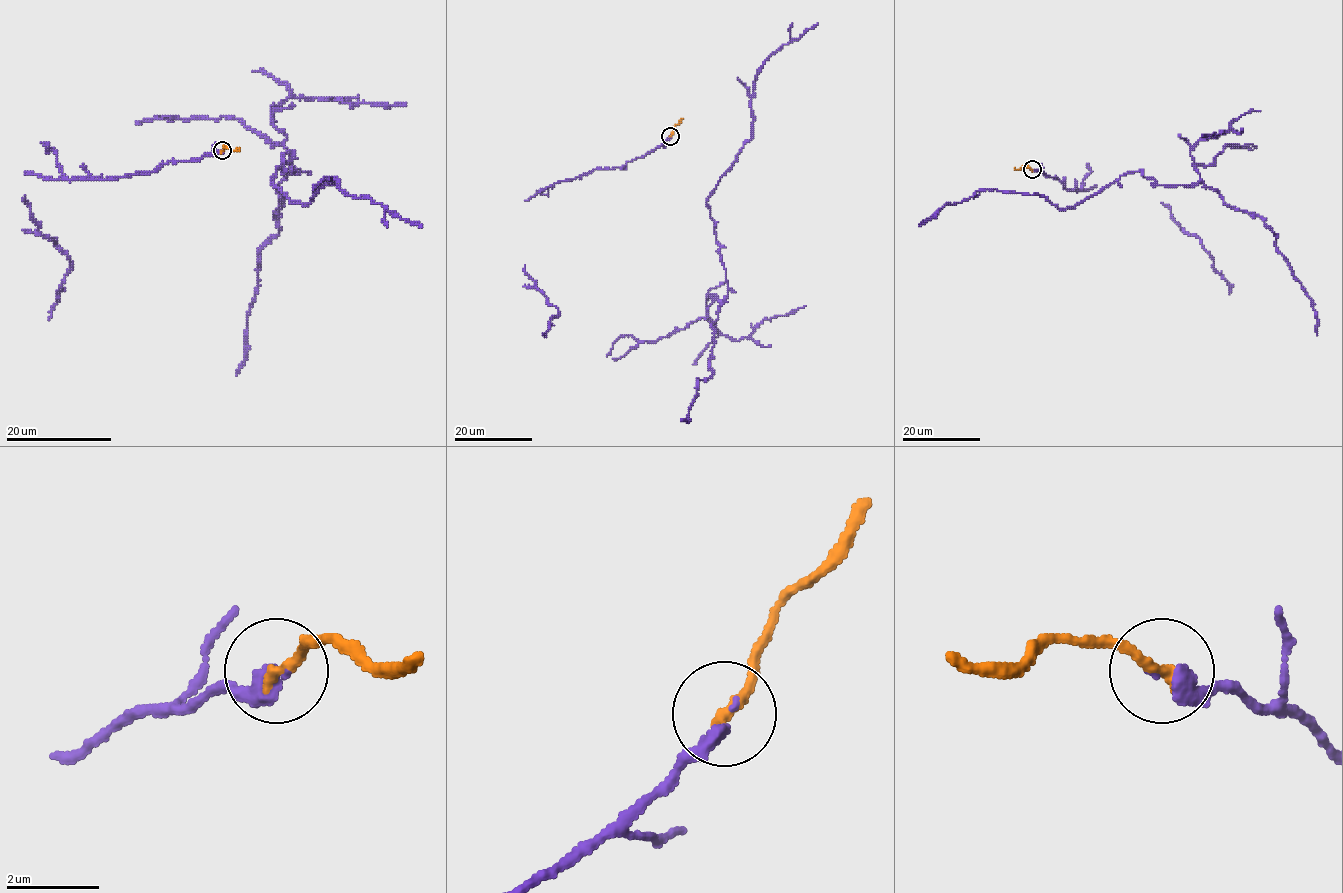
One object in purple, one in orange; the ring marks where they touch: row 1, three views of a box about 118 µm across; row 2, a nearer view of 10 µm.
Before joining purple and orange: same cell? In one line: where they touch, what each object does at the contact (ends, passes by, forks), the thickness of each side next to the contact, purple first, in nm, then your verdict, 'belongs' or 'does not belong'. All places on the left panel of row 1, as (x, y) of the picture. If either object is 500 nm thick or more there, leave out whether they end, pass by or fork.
at (222, 150); purple ends there; orange ends there; 320 nm thick on the purple side, 280 nm on the other; belongs

